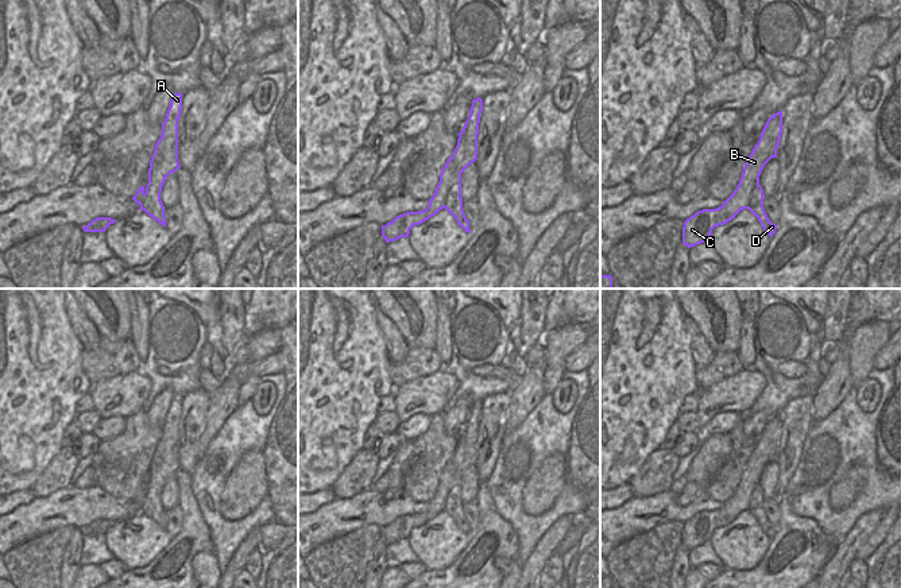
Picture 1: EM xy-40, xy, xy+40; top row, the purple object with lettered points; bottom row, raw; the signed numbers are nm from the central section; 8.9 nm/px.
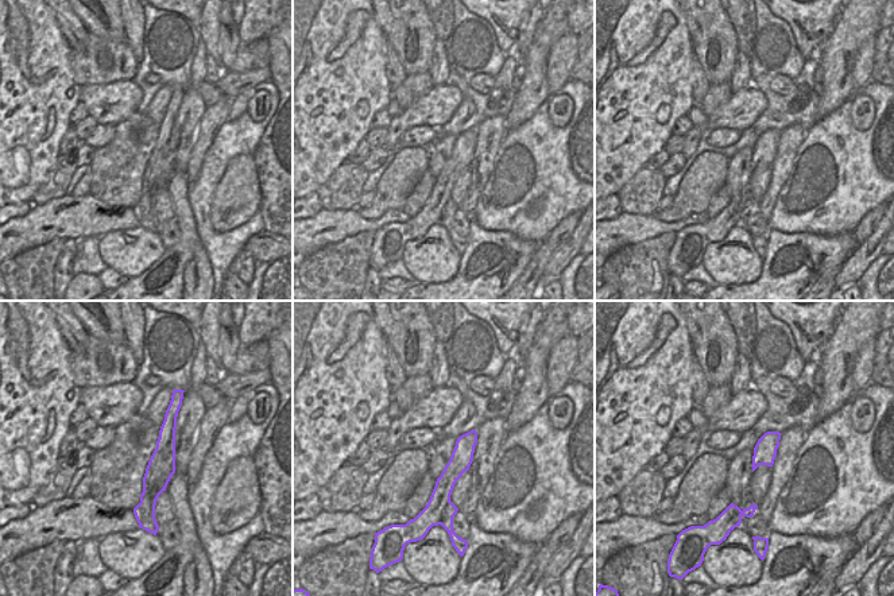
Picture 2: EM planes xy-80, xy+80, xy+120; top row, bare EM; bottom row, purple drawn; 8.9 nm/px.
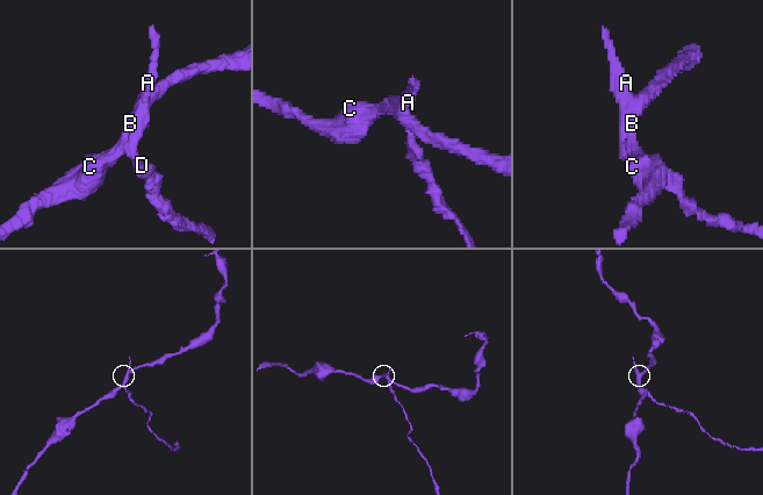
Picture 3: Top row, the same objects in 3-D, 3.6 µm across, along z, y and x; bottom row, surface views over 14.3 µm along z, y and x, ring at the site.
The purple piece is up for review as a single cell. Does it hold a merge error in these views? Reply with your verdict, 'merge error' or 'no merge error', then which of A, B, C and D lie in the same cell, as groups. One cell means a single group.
merge error; A D / B C

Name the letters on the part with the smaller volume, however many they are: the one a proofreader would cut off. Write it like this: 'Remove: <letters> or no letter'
Remove: A, D

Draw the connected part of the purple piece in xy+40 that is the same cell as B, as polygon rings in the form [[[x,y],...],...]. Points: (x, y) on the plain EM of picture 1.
[[[770,418],[761,434],[758,445],[754,448],[745,469],[739,486],[734,495],[716,511],[703,511],[684,523],[682,546],[688,550],[704,545],[712,537],[712,531],[724,527],[735,518],[750,510],[750,499],[759,486],[759,477],[765,467],[777,460],[782,436],[782,421]]]

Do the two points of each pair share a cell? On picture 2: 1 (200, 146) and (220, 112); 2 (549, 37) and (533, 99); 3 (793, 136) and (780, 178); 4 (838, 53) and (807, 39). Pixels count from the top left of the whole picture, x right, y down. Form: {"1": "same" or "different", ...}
{"1": "same", "2": "same", "3": "same", "4": "different"}

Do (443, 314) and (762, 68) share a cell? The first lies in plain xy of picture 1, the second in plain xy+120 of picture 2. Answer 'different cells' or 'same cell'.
different cells

